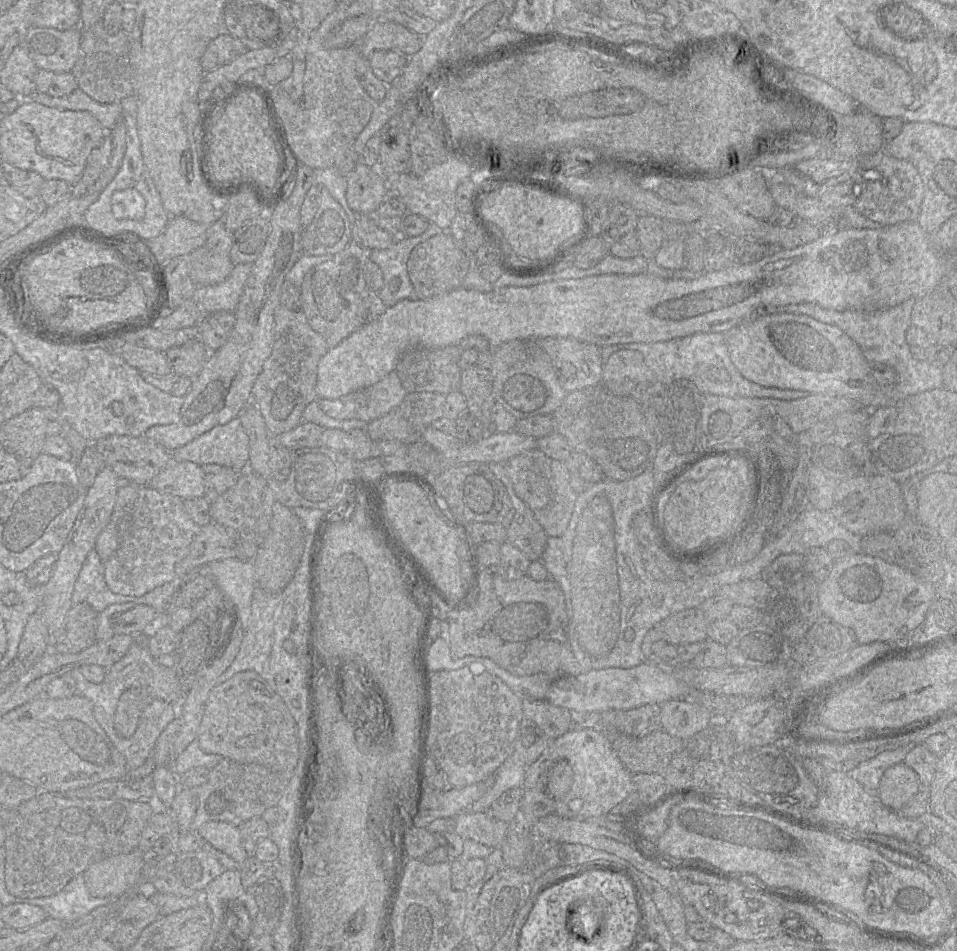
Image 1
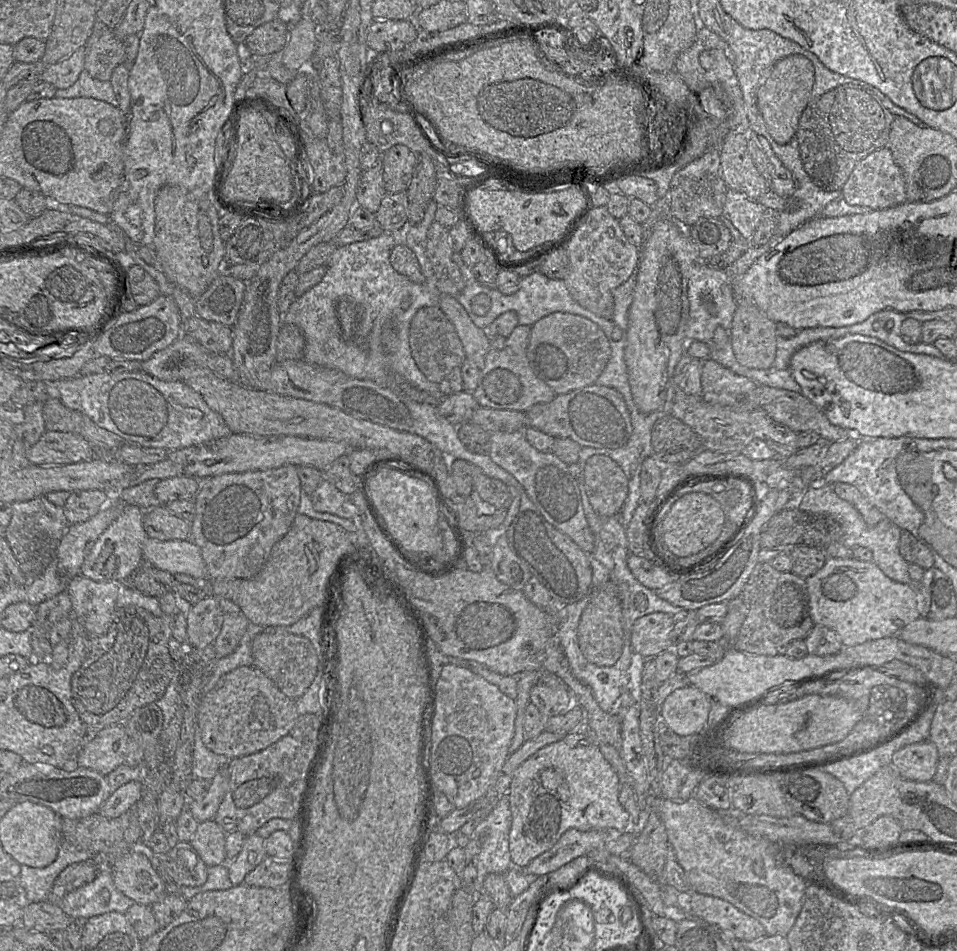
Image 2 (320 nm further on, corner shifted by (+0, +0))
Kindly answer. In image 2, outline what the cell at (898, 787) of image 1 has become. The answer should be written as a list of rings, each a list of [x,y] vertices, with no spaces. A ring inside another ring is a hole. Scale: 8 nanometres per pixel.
[[[930,741],[909,744],[896,751],[891,758],[900,776],[916,782],[931,781],[936,772],[939,754]]]

